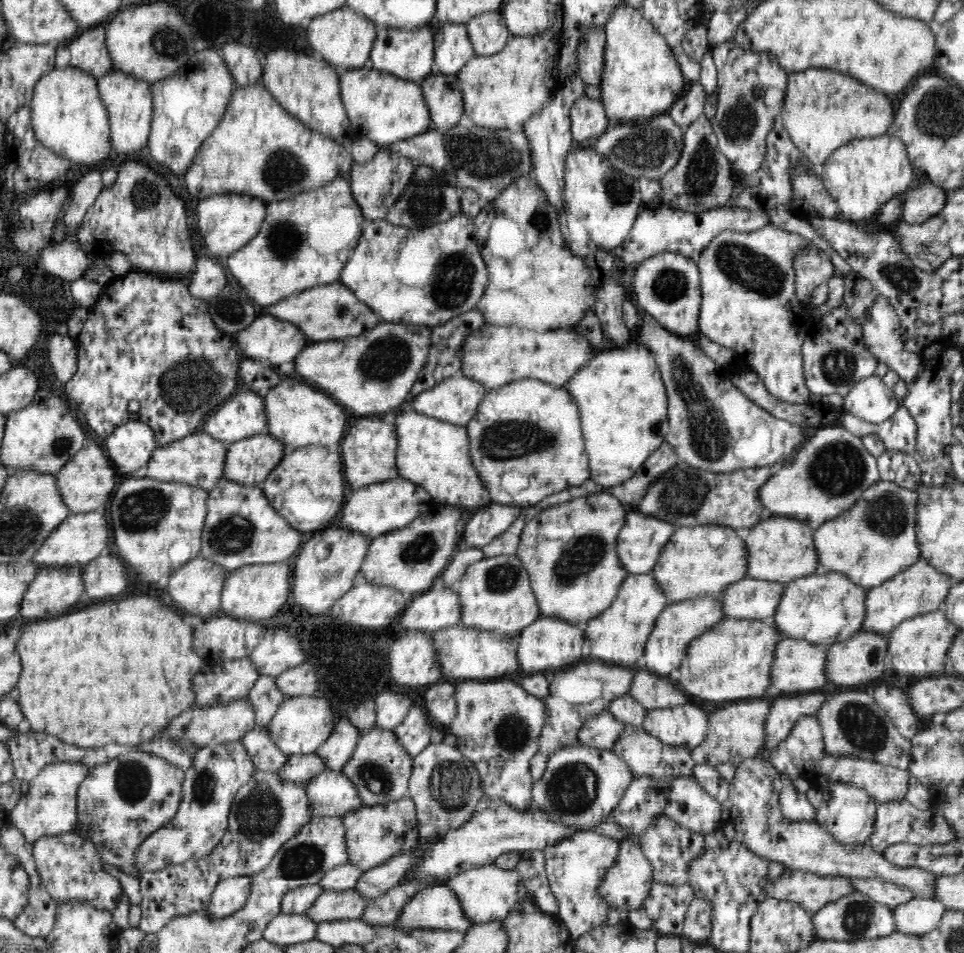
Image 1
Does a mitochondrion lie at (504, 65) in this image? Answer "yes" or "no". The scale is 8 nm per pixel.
no

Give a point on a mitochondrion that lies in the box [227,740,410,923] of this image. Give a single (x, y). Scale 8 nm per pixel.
(259, 812)

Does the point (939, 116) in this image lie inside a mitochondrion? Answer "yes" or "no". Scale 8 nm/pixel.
yes

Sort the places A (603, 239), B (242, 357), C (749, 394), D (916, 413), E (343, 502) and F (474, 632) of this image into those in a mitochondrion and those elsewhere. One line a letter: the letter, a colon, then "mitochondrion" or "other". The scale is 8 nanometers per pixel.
A: other
B: other
C: other
D: other
E: other
F: other

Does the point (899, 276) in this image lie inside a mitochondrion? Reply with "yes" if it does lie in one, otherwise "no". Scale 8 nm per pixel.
yes

